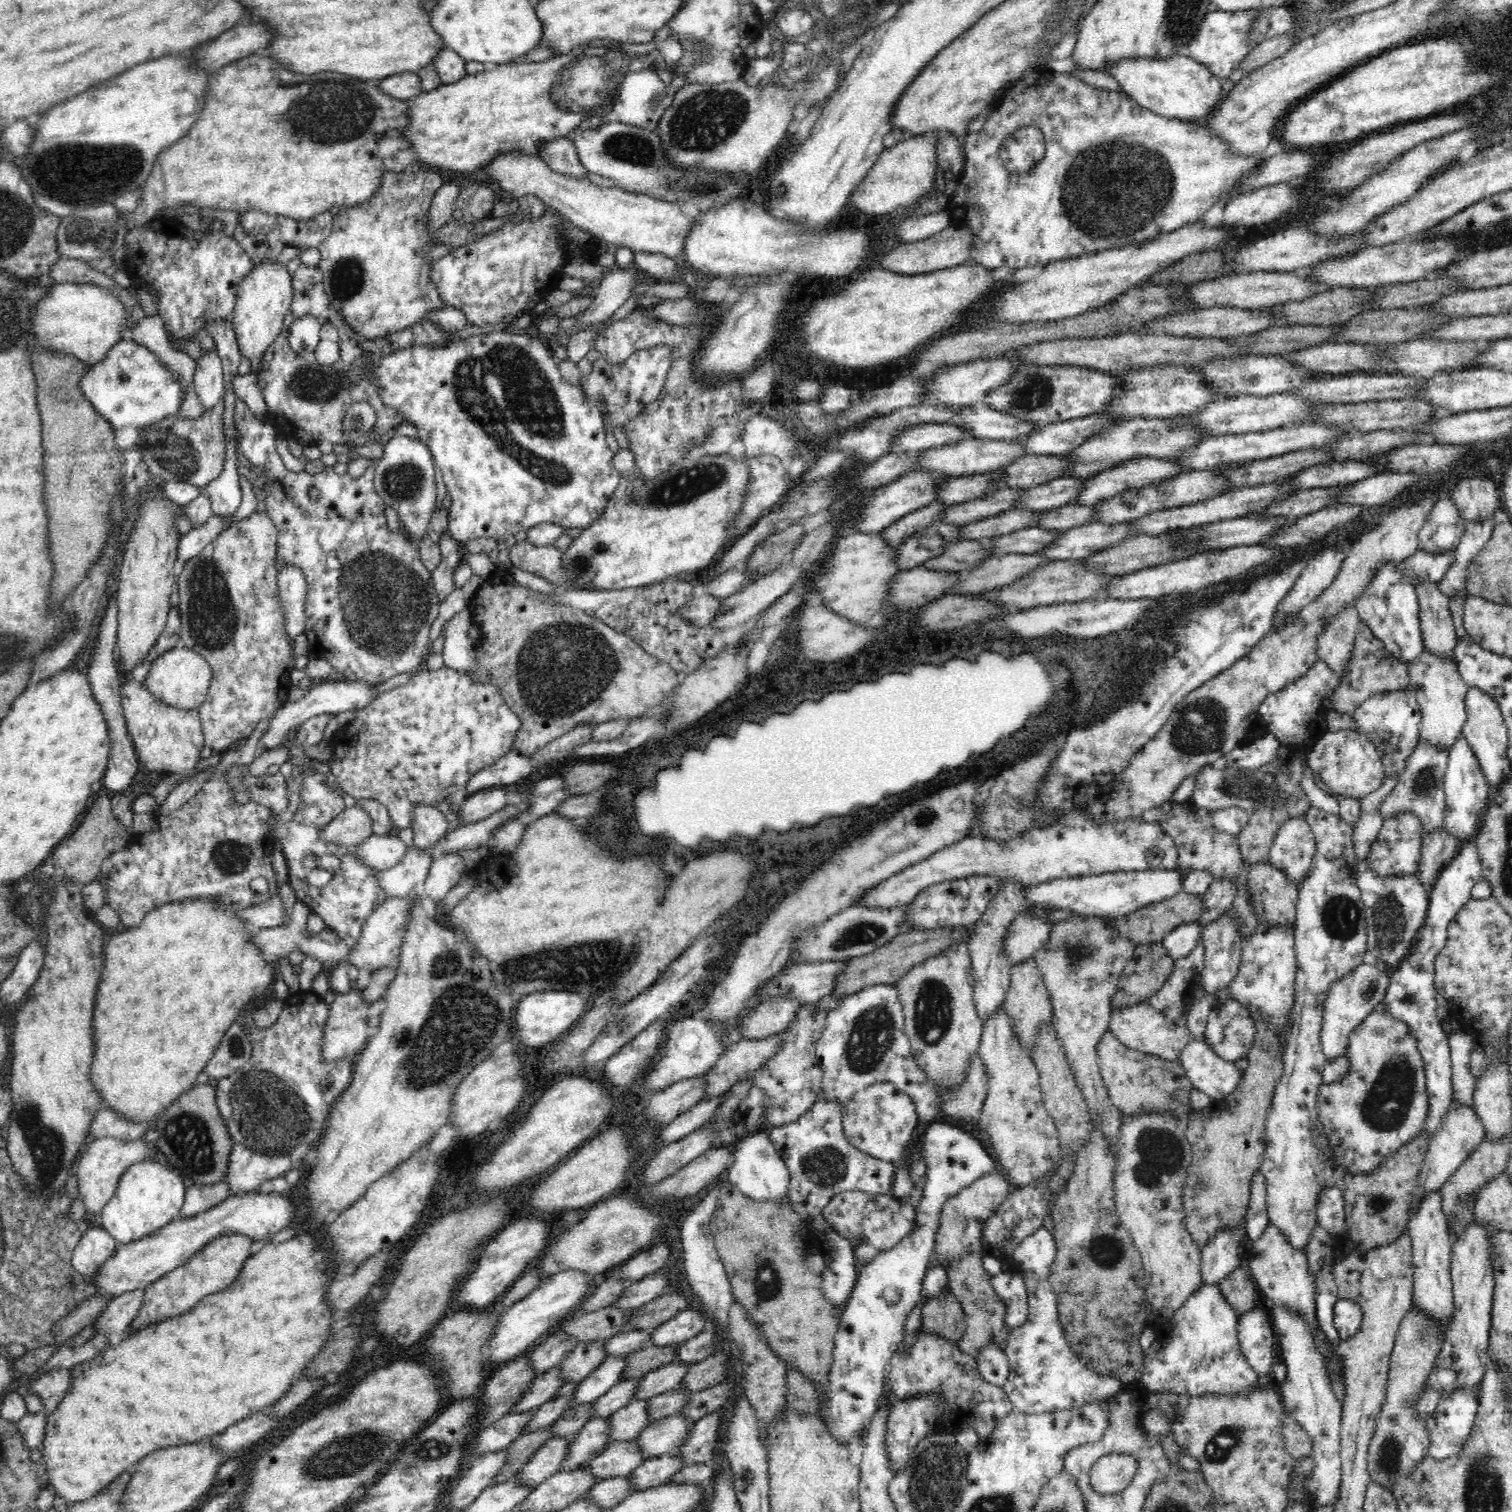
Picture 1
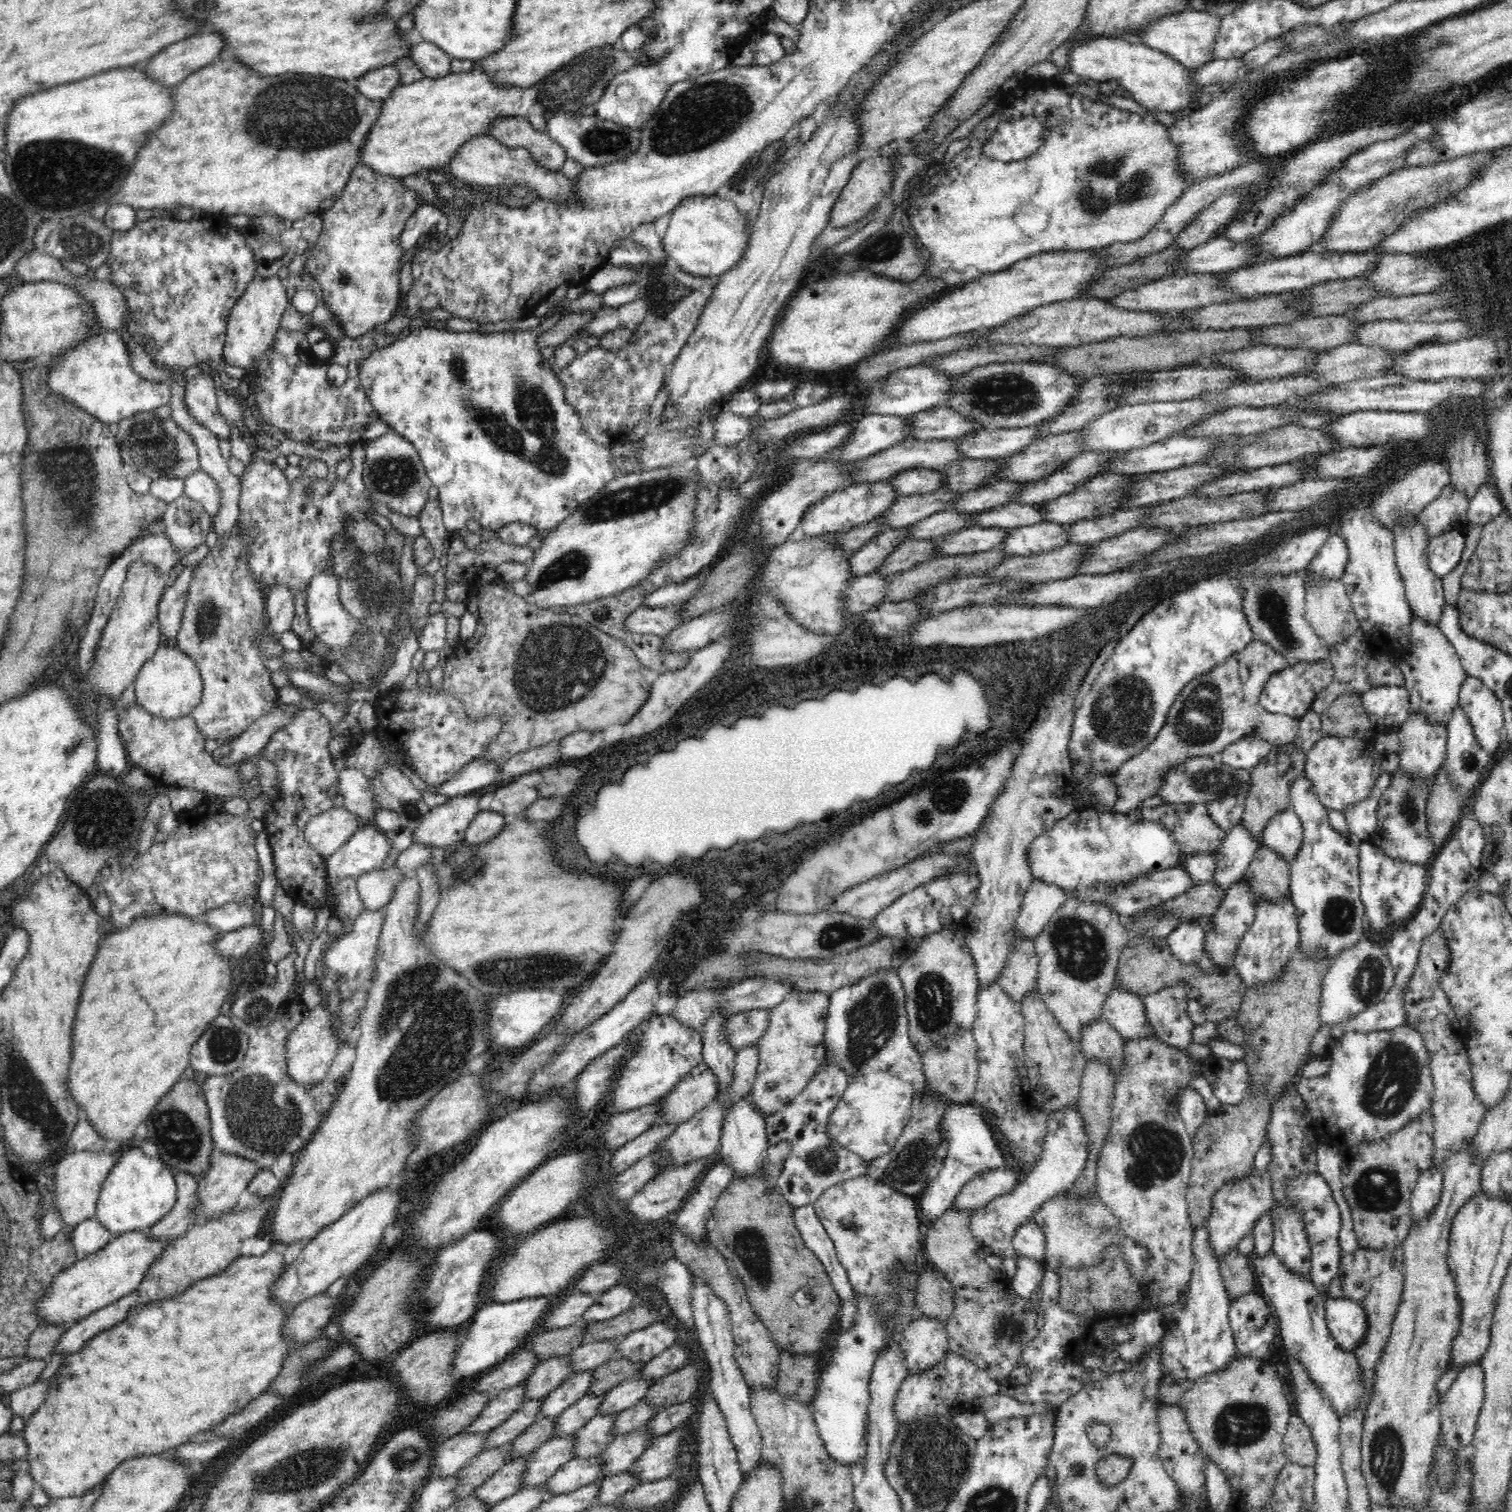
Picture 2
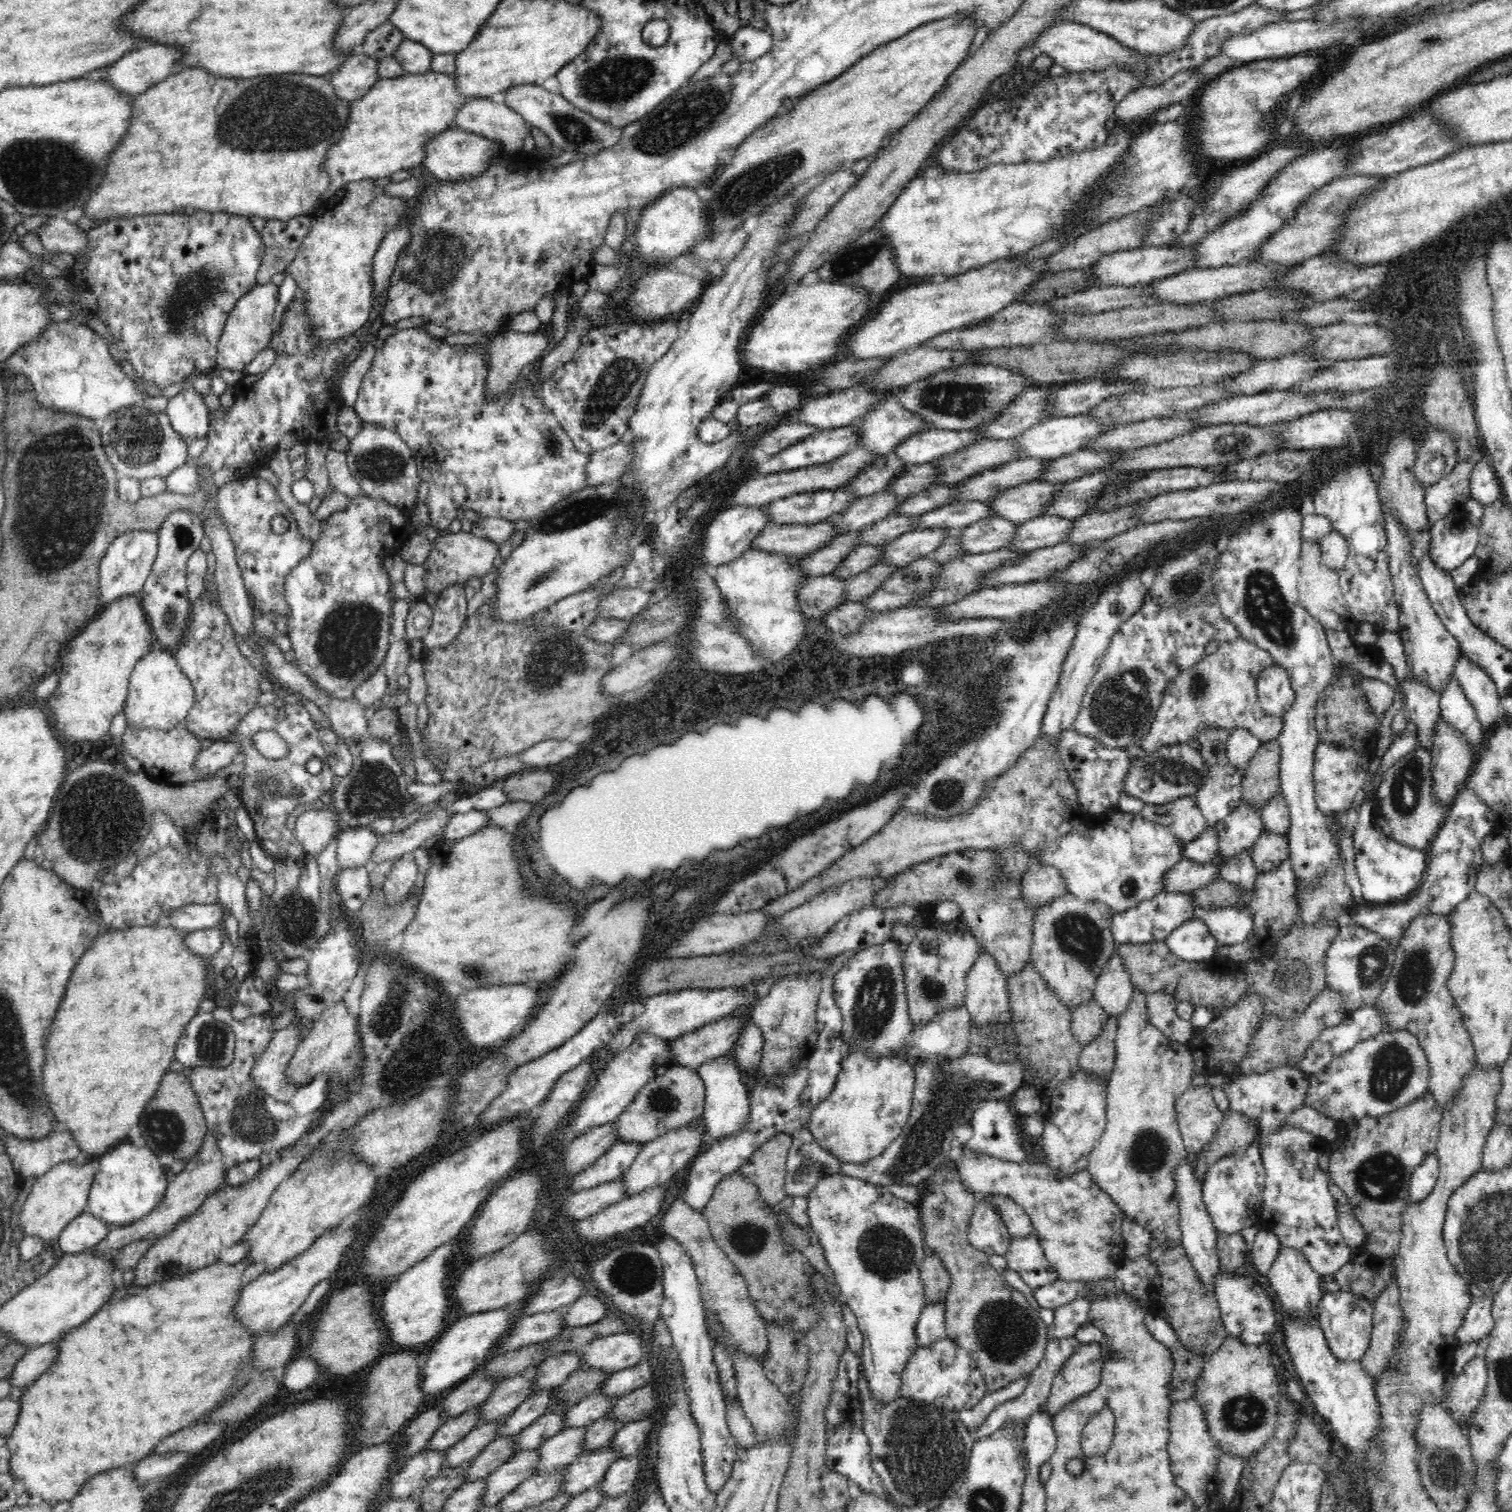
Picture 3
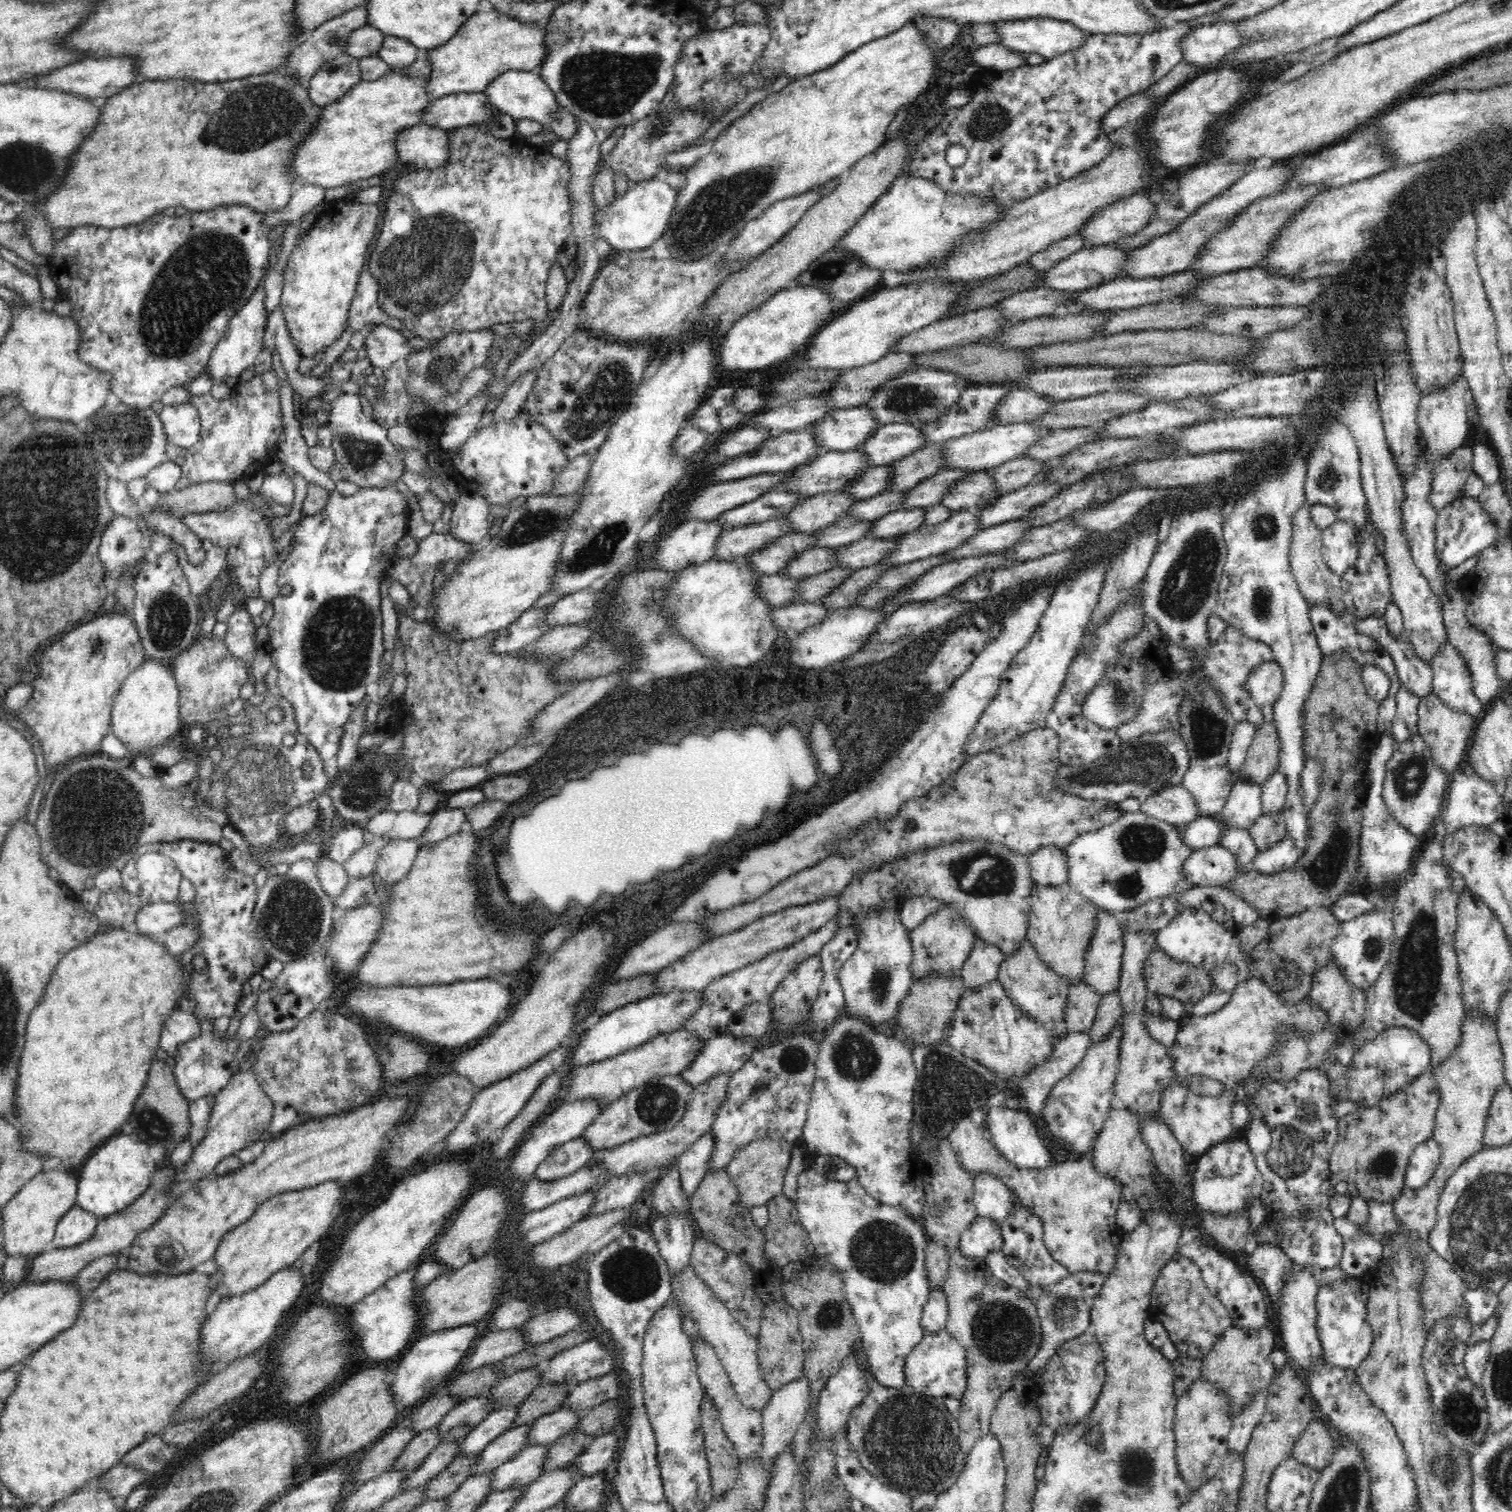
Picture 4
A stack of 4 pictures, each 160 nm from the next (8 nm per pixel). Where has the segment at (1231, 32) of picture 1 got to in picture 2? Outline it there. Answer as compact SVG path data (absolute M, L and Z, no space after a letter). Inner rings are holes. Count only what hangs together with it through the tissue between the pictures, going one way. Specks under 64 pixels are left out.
M1188 9L1180 12L1180 14L1168 14L1168 16L1160 18L1158 22L1146 26L1138 34L1135 41L1158 52L1166 53L1177 60L1178 63L1184 65L1186 69L1194 70L1202 68L1204 64L1214 62L1214 42L1216 42L1216 36L1220 32L1221 22L1222 17L1218 17L1218 15Z

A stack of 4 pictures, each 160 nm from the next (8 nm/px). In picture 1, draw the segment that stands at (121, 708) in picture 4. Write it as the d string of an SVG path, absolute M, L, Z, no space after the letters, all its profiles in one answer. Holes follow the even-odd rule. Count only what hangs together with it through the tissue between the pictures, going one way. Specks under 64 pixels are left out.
M174 647L151 662L144 684L150 694L174 708L197 709L206 700L212 673L208 661L196 651Z

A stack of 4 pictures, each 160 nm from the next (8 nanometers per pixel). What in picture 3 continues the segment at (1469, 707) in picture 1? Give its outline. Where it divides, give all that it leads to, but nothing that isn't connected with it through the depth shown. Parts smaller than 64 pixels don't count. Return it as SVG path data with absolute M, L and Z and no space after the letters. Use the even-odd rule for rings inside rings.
M1464 653L1459 656L1454 676L1458 679L1464 695L1474 707L1485 736L1488 736L1489 730L1504 718L1496 683L1490 679L1484 669L1466 658Z

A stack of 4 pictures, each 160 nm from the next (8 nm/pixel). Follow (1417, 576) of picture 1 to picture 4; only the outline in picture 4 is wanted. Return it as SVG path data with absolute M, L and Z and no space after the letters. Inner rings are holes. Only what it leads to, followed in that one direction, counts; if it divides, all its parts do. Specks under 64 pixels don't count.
M1468 496L1459 497L1446 508L1438 511L1435 544L1439 562L1453 568L1493 546L1498 536L1498 526L1494 522L1477 498L1468 498Z

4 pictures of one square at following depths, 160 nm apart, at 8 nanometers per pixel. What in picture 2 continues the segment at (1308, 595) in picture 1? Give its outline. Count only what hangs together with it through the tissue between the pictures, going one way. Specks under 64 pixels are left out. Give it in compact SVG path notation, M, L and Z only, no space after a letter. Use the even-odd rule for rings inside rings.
M1332 531L1328 541L1320 548L1316 557L1307 566L1308 575L1319 579L1340 579L1346 570L1349 561L1349 553L1345 540L1340 533Z

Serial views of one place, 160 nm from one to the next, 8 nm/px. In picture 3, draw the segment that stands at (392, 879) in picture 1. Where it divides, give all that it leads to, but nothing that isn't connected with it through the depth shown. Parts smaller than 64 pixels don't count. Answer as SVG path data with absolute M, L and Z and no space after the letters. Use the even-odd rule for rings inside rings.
M367 867L339 869L334 878L334 890L340 894L342 904L350 911L359 910L369 899L371 889L369 887Z

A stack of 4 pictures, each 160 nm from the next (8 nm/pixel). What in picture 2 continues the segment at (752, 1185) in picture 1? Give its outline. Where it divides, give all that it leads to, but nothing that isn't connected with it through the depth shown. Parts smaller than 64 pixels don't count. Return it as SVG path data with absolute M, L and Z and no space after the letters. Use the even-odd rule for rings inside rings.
M750 1098L738 1099L726 1110L720 1137L720 1154L732 1167L733 1175L754 1177L763 1173L763 1160L767 1159L770 1146L765 1126L765 1116L750 1102Z

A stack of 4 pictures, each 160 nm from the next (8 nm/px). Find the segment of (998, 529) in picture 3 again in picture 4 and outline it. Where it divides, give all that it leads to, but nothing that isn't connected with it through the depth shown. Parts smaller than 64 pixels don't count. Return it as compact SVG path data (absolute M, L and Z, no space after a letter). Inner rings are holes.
M961 511L959 513L954 513L950 518L941 522L937 526L927 526L925 523L922 524L918 529L901 535L898 537L898 544L896 548L890 552L890 556L883 560L882 564L889 564L890 566L896 566L909 561L916 561L922 559L929 559L931 557L946 554L962 546L968 538L978 533L981 529L980 521L976 512L973 511Z

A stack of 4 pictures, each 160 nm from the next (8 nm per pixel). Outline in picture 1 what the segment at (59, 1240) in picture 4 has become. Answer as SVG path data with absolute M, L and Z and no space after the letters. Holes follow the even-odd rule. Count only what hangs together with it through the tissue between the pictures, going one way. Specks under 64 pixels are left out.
M92 1225L86 1229L73 1252L72 1266L78 1273L91 1277L116 1251L117 1240L108 1231Z

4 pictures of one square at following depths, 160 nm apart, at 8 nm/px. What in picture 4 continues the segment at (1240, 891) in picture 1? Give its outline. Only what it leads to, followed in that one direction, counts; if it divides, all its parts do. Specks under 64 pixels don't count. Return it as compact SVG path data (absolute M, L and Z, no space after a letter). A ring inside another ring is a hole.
M1172 785L1141 800L1140 811L1174 825L1182 832L1199 814L1194 796L1184 785Z

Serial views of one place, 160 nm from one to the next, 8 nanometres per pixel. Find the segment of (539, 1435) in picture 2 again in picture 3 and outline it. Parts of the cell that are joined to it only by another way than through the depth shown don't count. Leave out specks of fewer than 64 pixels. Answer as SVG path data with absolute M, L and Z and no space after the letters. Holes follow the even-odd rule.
M516 1434L512 1437L498 1437L490 1442L476 1458L469 1460L464 1483L485 1480L490 1472L494 1472L498 1466L506 1464L508 1459L516 1456L514 1455L516 1438L518 1438Z

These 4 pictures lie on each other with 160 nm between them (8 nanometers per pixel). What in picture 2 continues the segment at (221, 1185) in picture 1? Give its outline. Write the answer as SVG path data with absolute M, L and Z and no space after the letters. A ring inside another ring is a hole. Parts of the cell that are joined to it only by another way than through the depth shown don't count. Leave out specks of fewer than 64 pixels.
M179 1172L175 1175L177 1182L177 1201L173 1209L165 1214L156 1224L145 1232L152 1240L168 1240L185 1233L192 1225L197 1207L197 1180L191 1174Z

